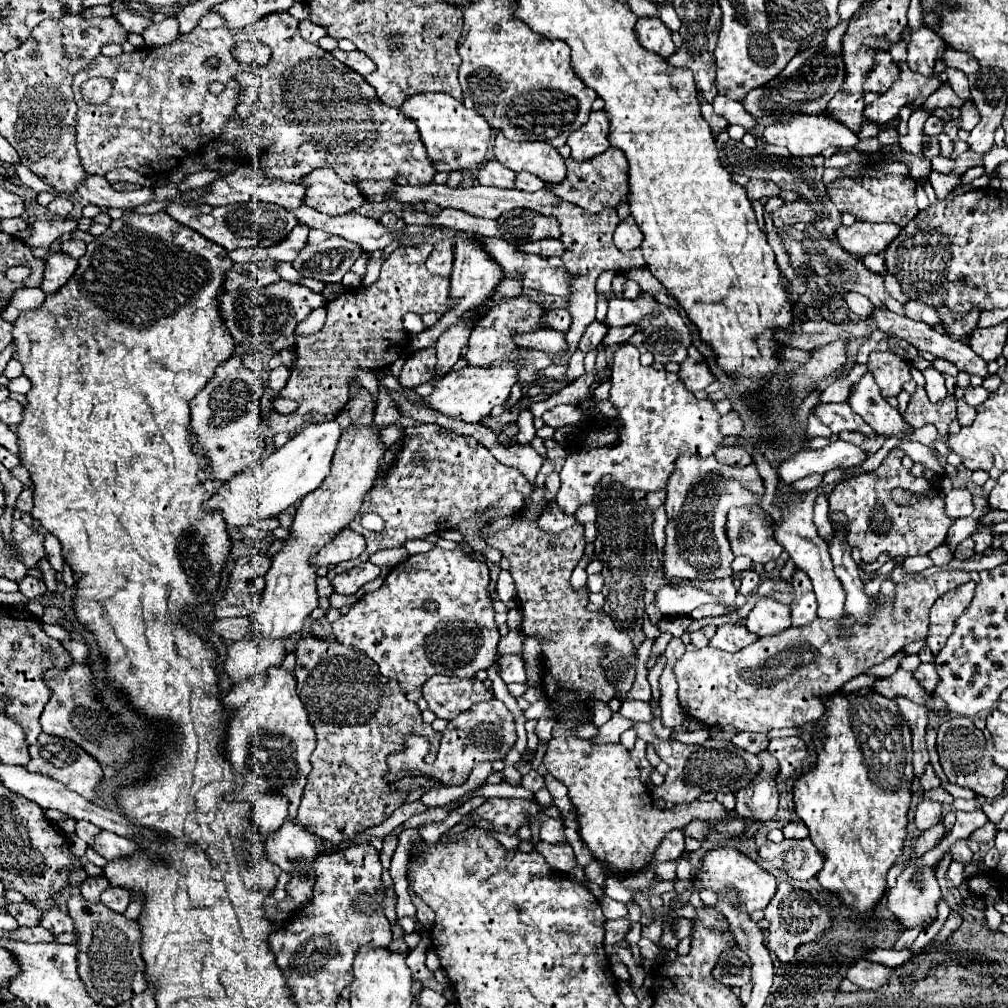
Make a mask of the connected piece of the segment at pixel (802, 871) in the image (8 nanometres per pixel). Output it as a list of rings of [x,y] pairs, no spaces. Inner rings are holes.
[[[785,839],[779,845],[765,843],[759,849],[759,857],[765,859],[771,867],[785,871],[795,881],[807,881],[815,877],[823,867],[823,857],[815,849],[811,839],[805,841]]]

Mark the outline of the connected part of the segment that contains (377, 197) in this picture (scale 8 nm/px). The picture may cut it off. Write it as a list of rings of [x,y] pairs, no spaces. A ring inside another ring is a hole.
[[[361,181],[357,187],[369,201],[383,201],[383,193],[393,189],[393,181]]]

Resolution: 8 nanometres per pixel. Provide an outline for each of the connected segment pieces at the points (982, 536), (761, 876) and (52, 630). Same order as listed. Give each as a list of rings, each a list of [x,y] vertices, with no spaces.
[[[980,533],[974,535],[973,540],[975,541],[975,552],[976,554],[982,554],[986,551],[989,547],[992,546],[993,536],[988,533]]]
[[[721,847],[721,849],[713,849],[707,851],[705,857],[699,861],[699,873],[693,877],[693,889],[683,891],[673,903],[671,907],[679,905],[679,903],[687,903],[693,891],[701,891],[701,889],[711,889],[717,895],[723,895],[723,891],[727,891],[727,887],[737,889],[739,895],[739,911],[747,911],[753,913],[757,909],[765,909],[767,903],[771,901],[771,897],[775,895],[775,877],[771,873],[767,873],[765,869],[761,869],[755,861],[751,861],[749,857],[745,857],[743,853],[739,853],[733,847]]]
[[[43,623],[43,630],[49,637],[58,639],[58,640],[64,640],[64,639],[72,639],[71,632],[65,630],[62,626],[58,624],[46,624]]]

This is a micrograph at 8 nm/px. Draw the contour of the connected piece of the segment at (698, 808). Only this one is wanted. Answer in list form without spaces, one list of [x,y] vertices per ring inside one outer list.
[[[563,719],[553,727],[553,739],[545,751],[543,763],[547,771],[569,789],[571,803],[577,809],[579,835],[595,859],[617,868],[623,873],[637,873],[649,867],[663,837],[673,829],[683,829],[693,819],[711,825],[729,819],[727,809],[719,801],[695,801],[673,809],[655,809],[647,787],[639,781],[639,767],[629,751],[617,745],[593,745],[577,739],[571,731],[563,731]]]

